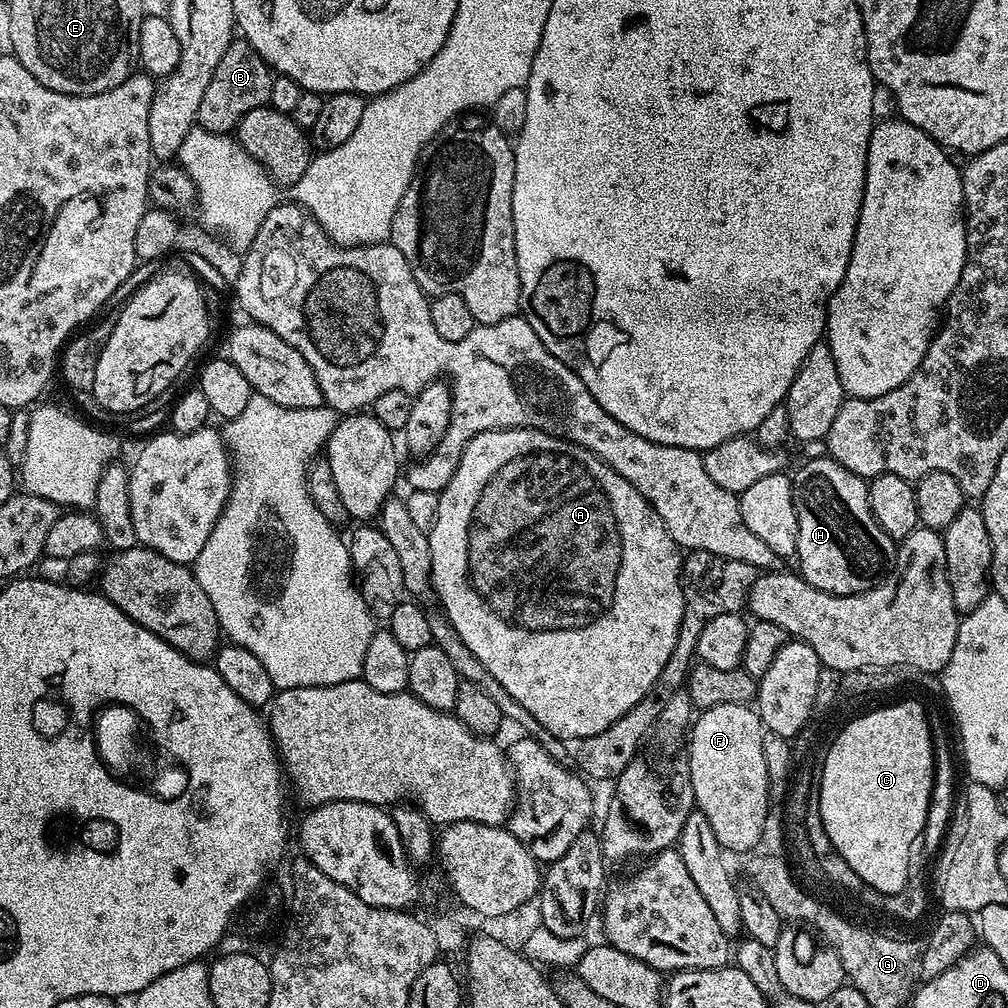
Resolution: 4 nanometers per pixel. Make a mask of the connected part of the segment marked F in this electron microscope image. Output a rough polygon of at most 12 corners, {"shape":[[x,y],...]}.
{"shape":[[747,704],[690,728],[695,807],[729,853],[768,824],[765,731]]}

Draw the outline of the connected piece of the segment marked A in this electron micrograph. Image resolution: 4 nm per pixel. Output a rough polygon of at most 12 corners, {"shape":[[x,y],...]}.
{"shape":[[478,434],[427,529],[458,638],[579,742],[678,642],[682,552],[590,450]]}

